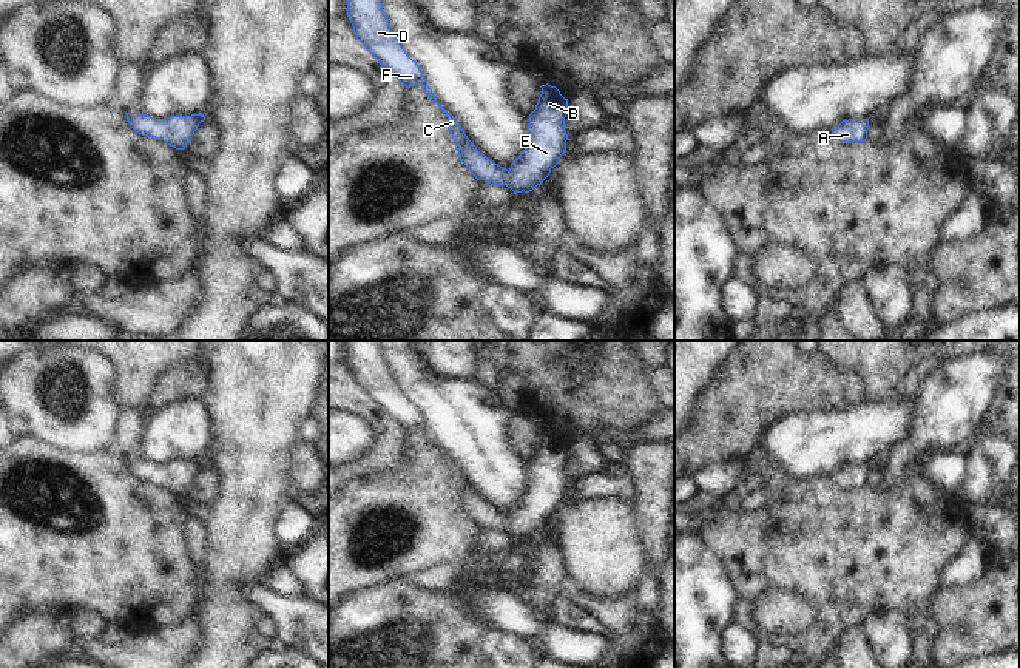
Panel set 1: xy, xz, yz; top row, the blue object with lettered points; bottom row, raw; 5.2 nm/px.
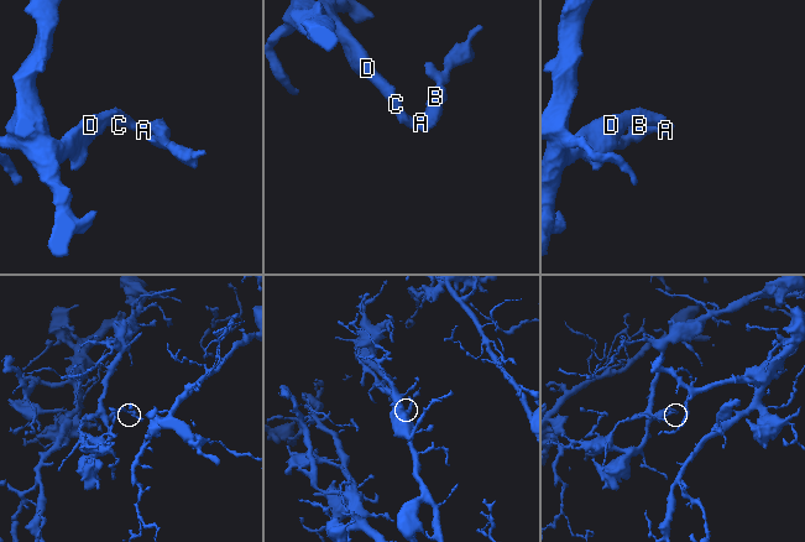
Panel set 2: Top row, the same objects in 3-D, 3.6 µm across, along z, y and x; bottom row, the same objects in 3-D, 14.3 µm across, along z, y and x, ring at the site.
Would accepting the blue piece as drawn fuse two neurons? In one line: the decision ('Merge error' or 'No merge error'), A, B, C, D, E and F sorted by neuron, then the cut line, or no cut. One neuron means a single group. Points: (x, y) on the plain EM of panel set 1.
No merge error. Groups: A B C D E F. No split

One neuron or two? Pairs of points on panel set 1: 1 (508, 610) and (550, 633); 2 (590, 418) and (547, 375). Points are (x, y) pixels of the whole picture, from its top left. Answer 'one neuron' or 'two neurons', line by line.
1: one neuron
2: one neuron

